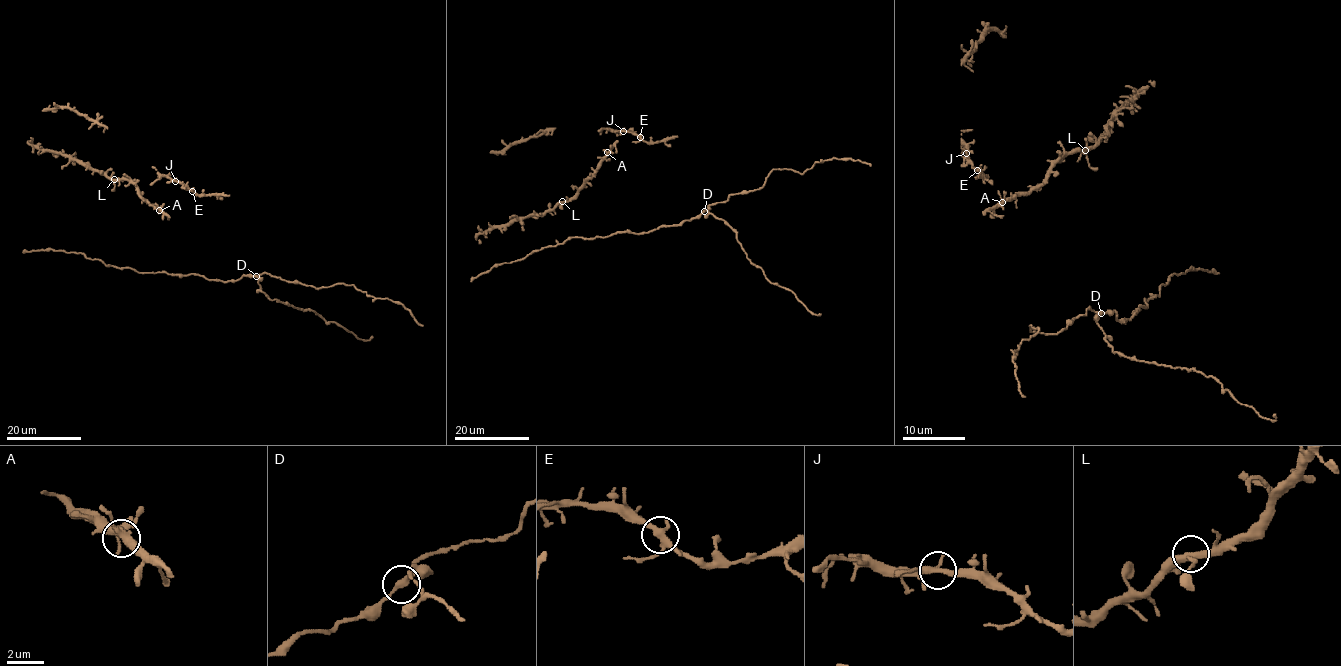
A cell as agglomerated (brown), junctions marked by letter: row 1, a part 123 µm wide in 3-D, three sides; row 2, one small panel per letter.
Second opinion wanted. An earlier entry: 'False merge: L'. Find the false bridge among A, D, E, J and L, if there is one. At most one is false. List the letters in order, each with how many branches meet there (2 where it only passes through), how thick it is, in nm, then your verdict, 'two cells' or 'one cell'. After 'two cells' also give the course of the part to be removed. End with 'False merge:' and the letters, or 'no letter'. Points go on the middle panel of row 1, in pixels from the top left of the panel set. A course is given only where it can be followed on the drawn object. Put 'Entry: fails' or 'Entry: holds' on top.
Entry: fails
A: 4 | 360 nm | one cell
D: 3 | 240 nm | one cell
E: 4 | 280 nm | one cell
J: 3 | 280 nm | one cell
L: 4 | 360 nm | one cell
False merge: no letter

